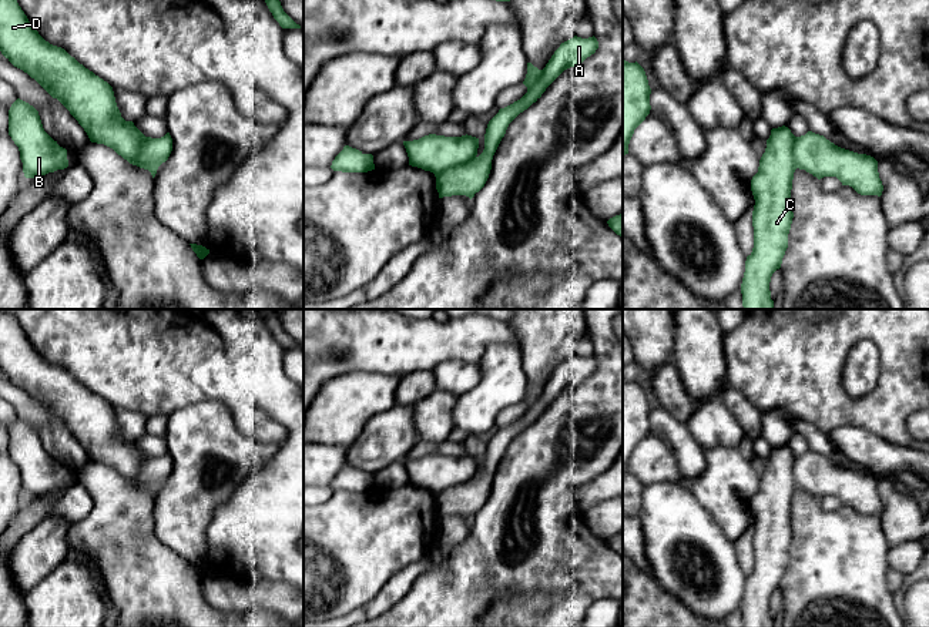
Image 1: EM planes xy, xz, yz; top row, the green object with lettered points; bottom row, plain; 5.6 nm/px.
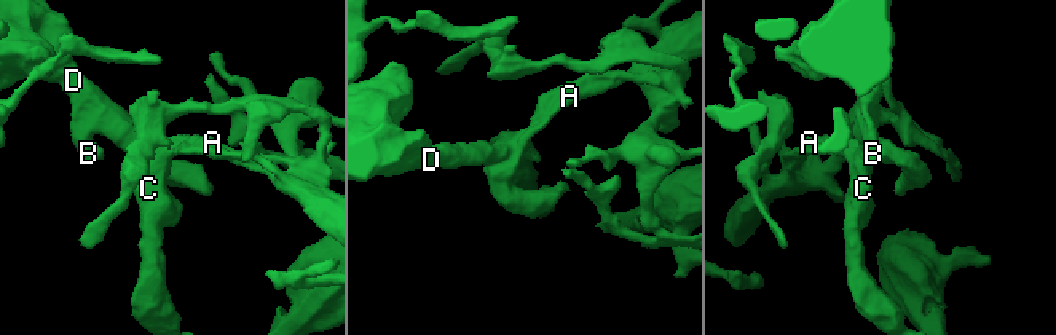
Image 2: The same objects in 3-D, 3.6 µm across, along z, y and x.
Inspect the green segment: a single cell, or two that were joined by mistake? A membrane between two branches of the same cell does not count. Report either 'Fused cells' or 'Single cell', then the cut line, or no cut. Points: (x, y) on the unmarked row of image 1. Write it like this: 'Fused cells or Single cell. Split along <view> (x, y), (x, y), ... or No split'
Fused cells. Split along xz (475, 480), (458, 483), (450, 489)

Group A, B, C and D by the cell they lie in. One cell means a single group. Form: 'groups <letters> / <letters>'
groups A / B C D

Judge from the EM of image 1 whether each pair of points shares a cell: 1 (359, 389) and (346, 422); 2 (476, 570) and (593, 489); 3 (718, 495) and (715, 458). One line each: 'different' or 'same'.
1: same
2: different
3: same

